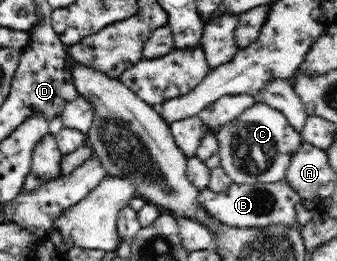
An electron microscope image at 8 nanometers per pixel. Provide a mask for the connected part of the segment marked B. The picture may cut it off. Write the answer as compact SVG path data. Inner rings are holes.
M280 179L277 183L254 183L254 185L232 185L222 193L212 192L205 188L200 190L200 206L210 214L216 222L228 227L242 229L265 228L268 226L300 227L297 221L297 203L301 201L298 193L288 184L288 180Z

